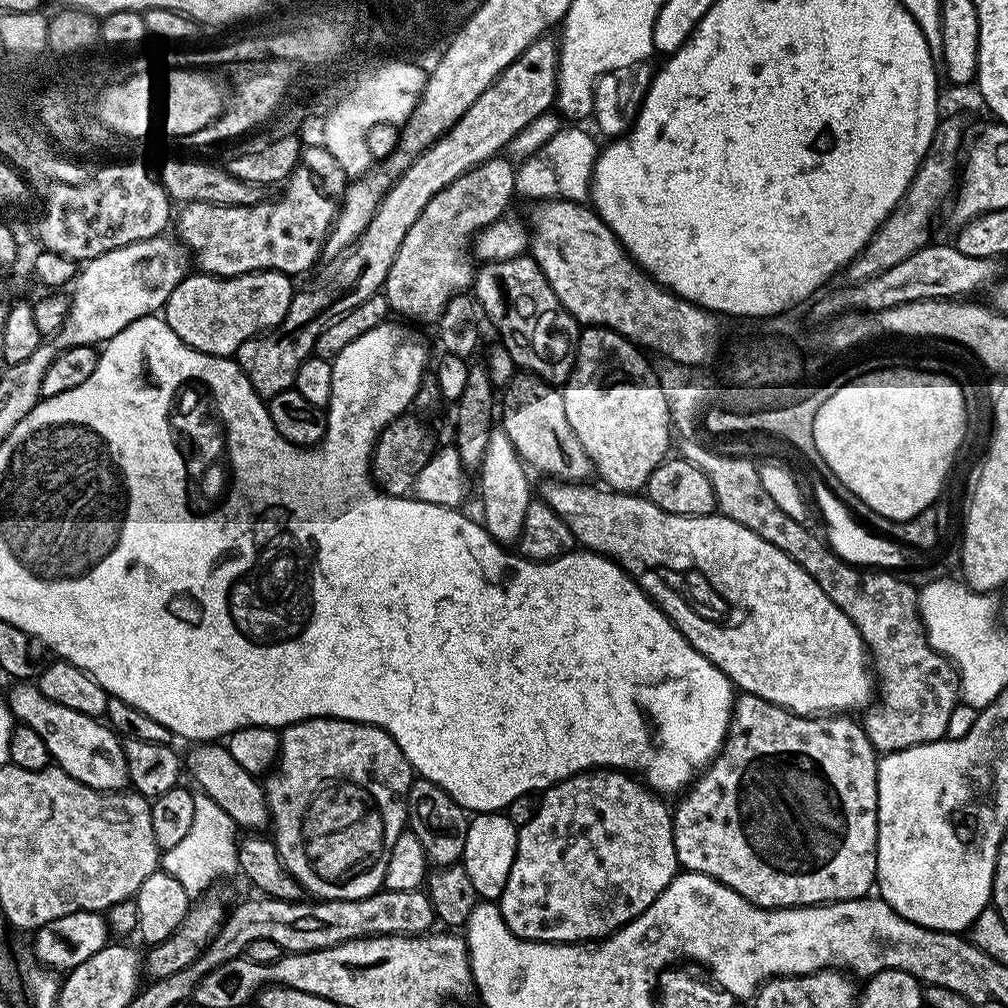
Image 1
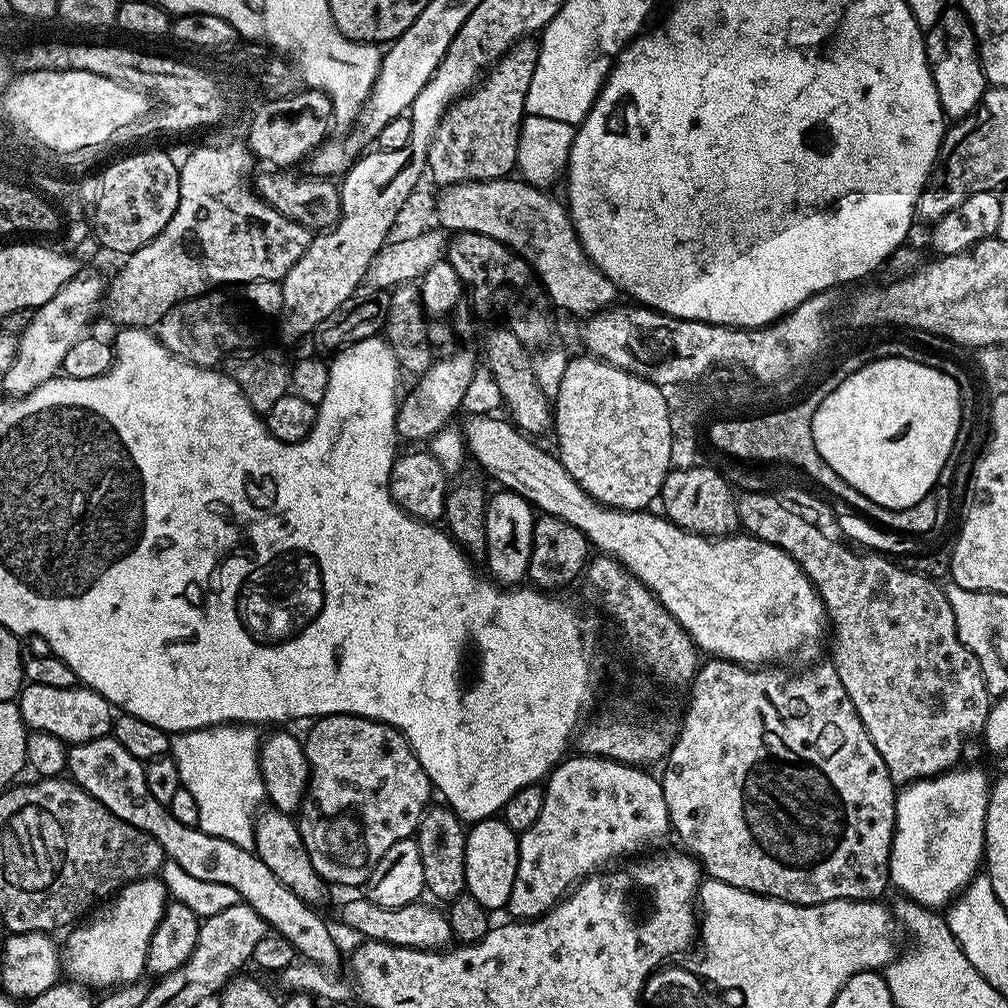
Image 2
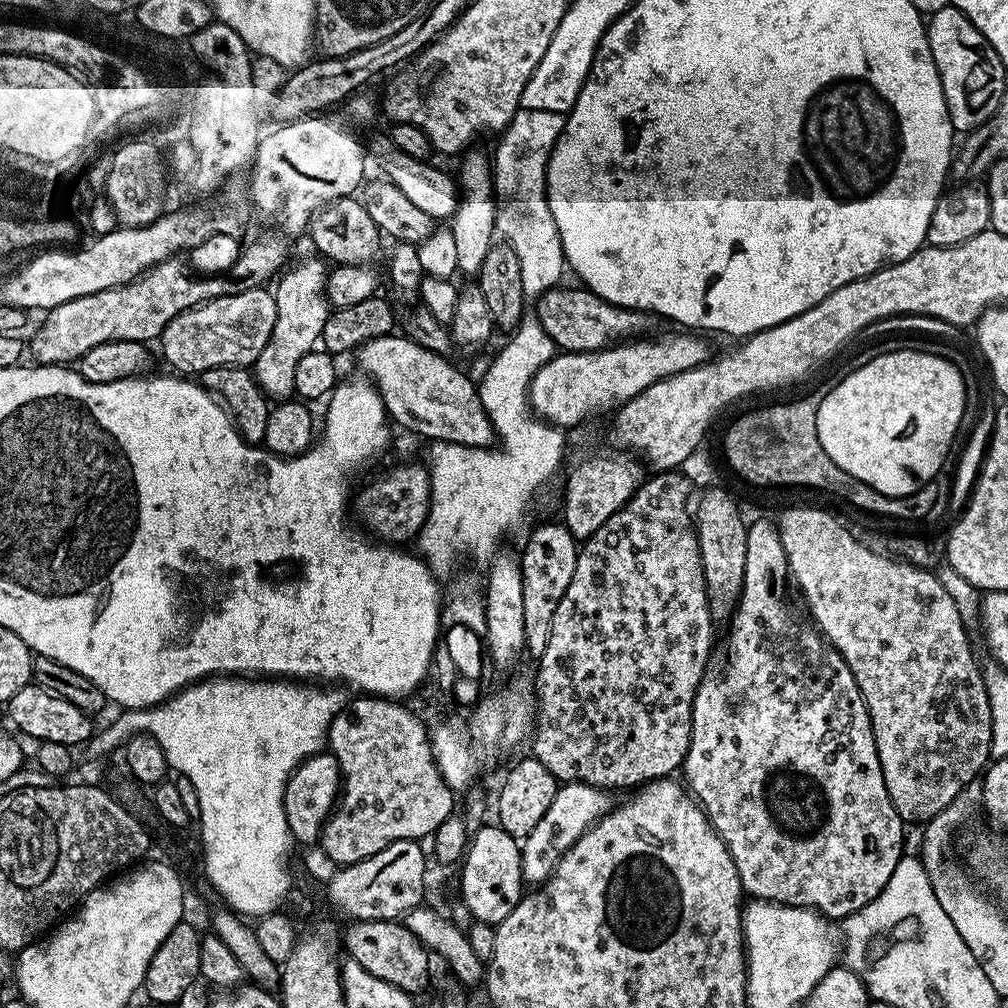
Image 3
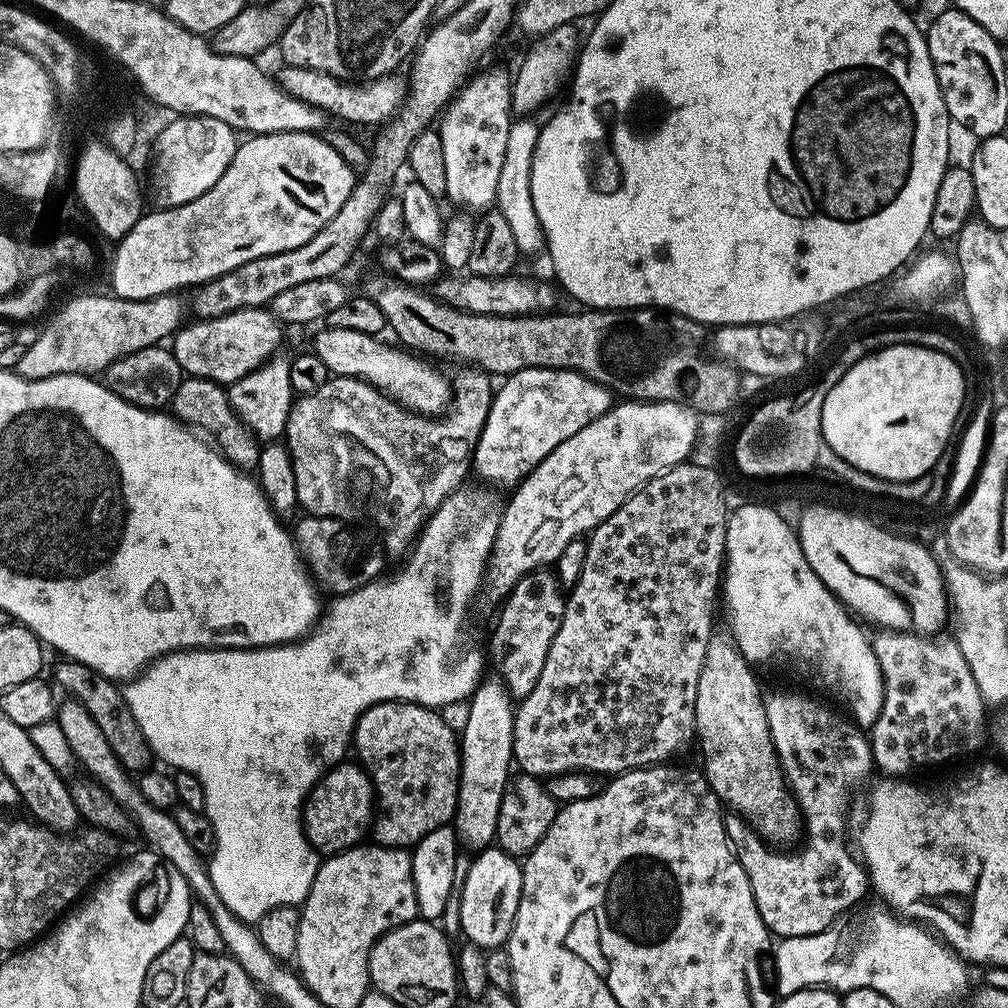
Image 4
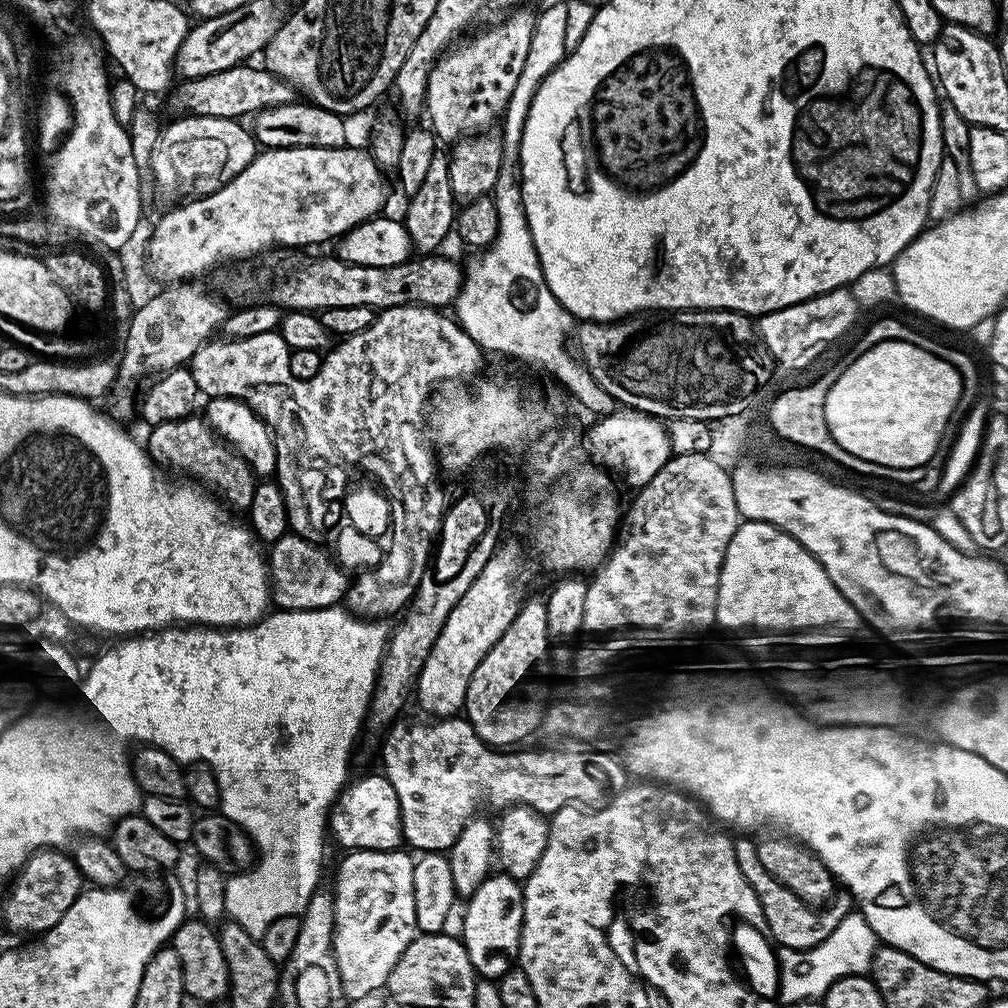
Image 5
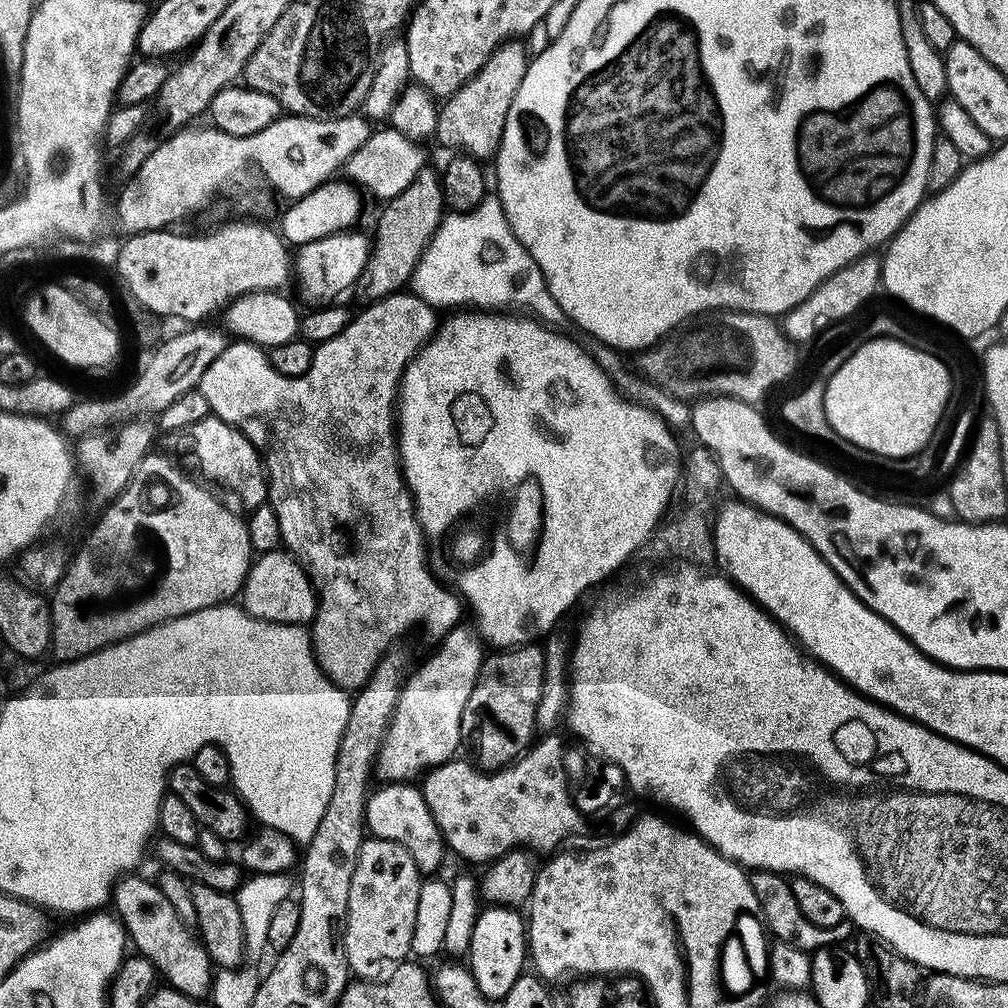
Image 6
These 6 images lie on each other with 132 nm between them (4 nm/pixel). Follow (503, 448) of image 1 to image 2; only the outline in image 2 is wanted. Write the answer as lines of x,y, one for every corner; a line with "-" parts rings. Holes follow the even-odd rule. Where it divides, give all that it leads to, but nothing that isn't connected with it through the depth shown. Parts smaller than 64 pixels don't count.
496,490
487,497
486,514
486,565
487,575
501,586
516,586
527,577
530,550
534,538
537,513
526,498
507,490

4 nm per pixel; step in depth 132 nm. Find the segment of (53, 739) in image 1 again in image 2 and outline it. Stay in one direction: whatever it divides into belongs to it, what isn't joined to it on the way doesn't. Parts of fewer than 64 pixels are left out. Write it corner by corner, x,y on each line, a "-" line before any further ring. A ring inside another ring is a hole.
111,735
71,745
66,752
66,772
76,787
102,802
110,814
150,834
150,838
162,846
165,857
177,863
191,877
203,882
221,883
236,890
241,901
250,905
271,931
283,934
305,961
321,966
333,966
339,962
340,948
327,922
316,913
313,905
286,890
286,886
282,886
282,882
278,882
266,867
266,862
257,858
255,851
226,838
206,834
199,826
178,822
168,805
157,802
150,790
146,790
144,764

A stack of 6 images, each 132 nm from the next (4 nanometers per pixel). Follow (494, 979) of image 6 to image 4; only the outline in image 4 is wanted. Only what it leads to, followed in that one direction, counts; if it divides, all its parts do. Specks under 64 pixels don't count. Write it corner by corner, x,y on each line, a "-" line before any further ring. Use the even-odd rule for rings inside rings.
489,846
471,857
465,884
461,886
461,928
463,939
483,950
500,950
507,945
518,902
522,898
521,861
499,846

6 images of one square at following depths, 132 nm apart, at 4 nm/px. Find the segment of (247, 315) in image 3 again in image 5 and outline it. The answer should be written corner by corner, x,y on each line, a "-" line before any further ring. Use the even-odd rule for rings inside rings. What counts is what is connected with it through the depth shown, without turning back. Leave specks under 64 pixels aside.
279,331
254,334
250,338
241,340
216,338
203,344
192,355
190,369
198,388
203,388
209,394
224,391
238,396
242,394
240,392
243,387
256,388
260,383
266,383
268,375
272,372
271,364
276,363
280,355
282,358
285,352
286,341
-
256,373
258,373
258,379

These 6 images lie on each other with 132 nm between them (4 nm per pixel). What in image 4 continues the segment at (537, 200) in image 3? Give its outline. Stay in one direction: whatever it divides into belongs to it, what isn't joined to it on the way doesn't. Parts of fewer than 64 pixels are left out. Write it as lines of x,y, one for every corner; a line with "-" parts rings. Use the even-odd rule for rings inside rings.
518,118
513,121
506,142
504,165
502,165
500,178
498,178
495,199
497,211
500,211
503,217
506,218
510,230
513,231
517,249
521,253
526,252
528,254
532,254
538,249
541,251
544,246
544,235
530,194
533,152
536,149
539,136
539,127
532,122
534,121
528,118

